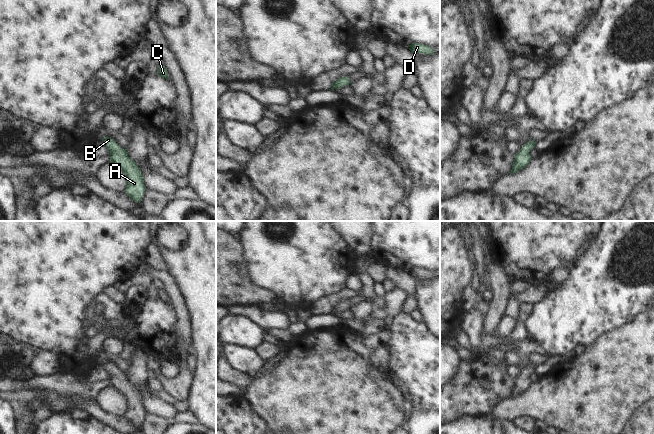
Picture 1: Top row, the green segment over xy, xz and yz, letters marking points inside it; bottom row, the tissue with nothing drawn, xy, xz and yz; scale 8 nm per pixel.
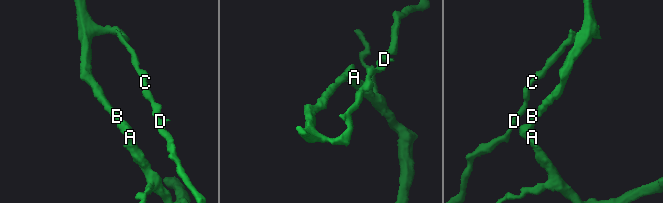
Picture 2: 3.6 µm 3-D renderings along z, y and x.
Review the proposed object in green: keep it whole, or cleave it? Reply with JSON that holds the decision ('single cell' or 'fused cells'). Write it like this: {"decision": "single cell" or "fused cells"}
{"decision": "single cell"}

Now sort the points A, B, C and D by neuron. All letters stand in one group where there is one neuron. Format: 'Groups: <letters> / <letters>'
Groups: A B C D.

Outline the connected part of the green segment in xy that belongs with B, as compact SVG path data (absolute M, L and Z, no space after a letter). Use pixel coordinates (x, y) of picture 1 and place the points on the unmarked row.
M113 362L102 363L110 376L110 386L116 388L125 398L125 417L135 426L141 426L146 411L144 401L138 388L128 380L128 374L121 372Z

